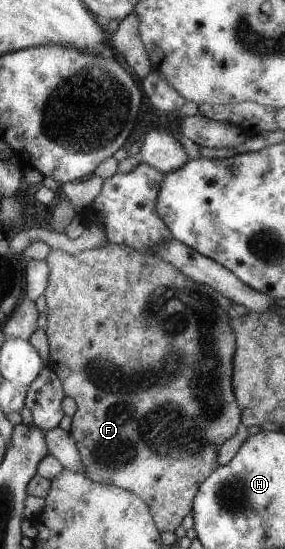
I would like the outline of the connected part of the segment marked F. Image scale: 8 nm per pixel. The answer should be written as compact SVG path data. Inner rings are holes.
M106 241L106 243L105 243L105 245L101 245L101 247L97 247L97 248L92 248L92 249L86 249L86 250L84 250L84 251L81 251L81 252L79 252L79 254L78 254L78 255L70 255L70 254L67 254L67 253L66 253L66 252L64 252L64 251L63 251L63 250L60 250L60 249L52 249L52 251L51 251L51 252L50 252L50 254L49 254L49 255L48 255L48 256L47 256L47 257L46 257L46 258L45 258L45 259L44 259L44 260L45 260L45 261L46 261L46 262L47 262L47 263L48 263L48 266L49 266L49 267L50 267L50 268L49 268L49 275L48 275L48 284L47 284L47 287L45 287L45 289L44 289L44 293L43 293L43 295L44 295L44 297L45 297L45 299L46 299L46 307L47 307L47 310L46 310L46 329L45 329L45 330L44 330L44 332L45 332L45 334L46 334L46 341L47 341L47 343L48 343L48 358L47 358L47 359L46 359L46 365L47 365L47 367L49 367L49 369L50 369L50 370L51 370L51 371L53 371L53 373L54 373L54 374L55 374L55 375L58 375L58 378L59 378L59 379L60 379L60 382L61 382L61 383L62 383L62 388L63 388L63 391L64 391L64 395L65 395L65 396L67 396L67 397L71 397L71 399L73 399L73 401L74 401L74 402L75 402L75 403L76 403L76 409L75 409L75 412L74 412L74 413L73 413L73 415L72 415L72 417L71 417L71 424L70 424L70 427L69 427L69 429L70 429L70 430L69 430L69 433L70 433L70 436L71 436L71 437L72 437L72 438L73 438L73 441L74 441L74 442L75 442L75 443L76 443L76 448L77 448L77 451L78 451L78 452L79 452L79 457L80 457L80 460L81 460L81 463L82 463L82 464L83 464L83 473L84 473L84 474L85 474L85 475L86 475L86 476L88 476L88 478L89 478L89 479L90 479L90 480L93 480L93 481L94 481L94 482L99 482L99 483L102 483L102 484L105 484L105 485L107 485L107 484L109 484L109 485L112 485L112 486L115 486L115 487L118 487L118 488L121 488L121 489L124 489L124 490L127 490L127 491L130 491L130 492L132 492L132 494L133 494L133 495L136 495L136 496L139 496L139 497L140 497L140 498L141 498L141 499L142 499L142 500L144 500L144 502L145 502L145 503L146 503L146 504L147 504L147 506L148 506L148 510L149 510L149 511L150 511L150 512L151 512L151 514L152 514L152 519L153 519L153 520L154 520L154 521L155 521L155 524L156 524L156 528L157 528L157 529L158 529L158 530L159 530L159 531L172 531L172 532L173 532L173 531L175 531L175 529L177 529L177 525L179 525L179 523L181 523L181 521L183 521L183 517L185 517L185 515L187 515L187 513L189 513L189 511L192 511L192 509L191 509L191 499L193 499L193 498L194 498L194 497L195 497L195 495L196 495L196 493L197 493L197 490L198 490L198 489L199 489L199 487L200 487L200 483L201 483L201 482L203 482L203 481L204 481L204 479L205 479L205 478L207 478L207 477L208 477L208 475L209 475L209 474L211 474L211 473L212 473L212 471L213 471L213 470L215 470L215 469L216 469L216 467L217 467L217 466L218 466L218 455L219 455L219 451L220 451L220 450L221 450L221 447L223 447L223 445L224 445L224 443L225 443L225 442L227 442L227 441L228 441L228 439L229 439L229 438L231 438L231 437L232 437L232 435L233 435L233 434L234 434L234 433L235 433L235 431L237 431L237 425L239 425L239 423L241 423L241 421L239 421L239 408L240 408L240 407L237 407L237 405L235 405L235 398L236 398L236 397L233 397L233 392L234 392L234 391L231 391L231 384L232 384L232 377L231 377L231 353L233 353L233 347L236 347L236 343L233 343L233 334L234 334L234 333L233 333L233 330L232 330L232 327L231 327L231 323L230 323L230 315L229 315L229 309L231 309L231 308L230 308L230 305L231 305L231 302L230 302L230 301L229 301L229 300L228 300L228 299L227 299L227 298L226 298L226 297L225 297L225 296L224 296L224 295L221 295L221 292L217 292L217 291L216 291L216 290L215 290L215 289L214 289L214 288L212 288L212 287L209 287L209 286L208 286L208 285L205 285L205 284L200 284L200 283L199 283L199 282L197 282L197 281L195 281L195 280L192 280L192 279L189 279L189 276L186 276L186 275L183 275L183 274L182 274L182 273L181 273L181 272L178 272L178 271L177 271L177 268L174 268L174 267L173 267L173 266L172 266L172 265L171 265L171 264L170 264L170 263L167 263L167 262L166 262L166 261L165 261L165 260L162 260L162 259L161 259L161 258L160 258L160 257L159 257L159 256L156 256L156 255L155 255L155 254L151 254L151 255L149 255L149 256L148 256L148 255L143 255L143 254L142 254L142 253L141 253L141 252L138 252L138 251L135 251L135 250L134 250L134 249L133 249L133 248L130 248L130 247L127 247L127 246L122 246L122 245L117 245L117 244L114 244L114 243L113 243L113 242L109 242L109 241ZM219 339L227 339L227 347L229 347L229 349L231 349L231 351L229 351L229 353L227 353L227 371L225 371L225 369L221 369L221 361L219 361ZM149 373L157 373L157 381L141 381L141 377L143 377L143 375L145 375L145 377L149 377Z

